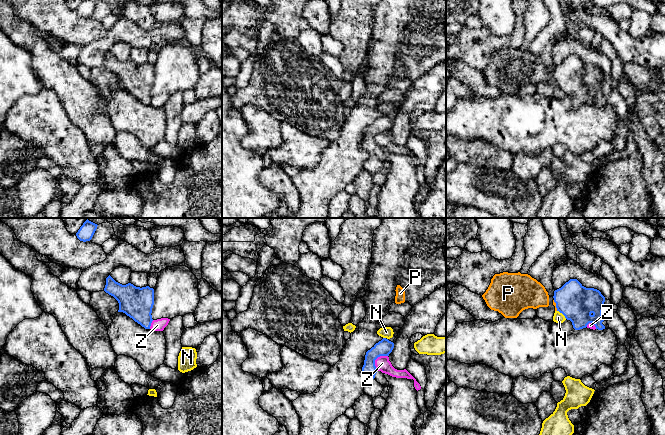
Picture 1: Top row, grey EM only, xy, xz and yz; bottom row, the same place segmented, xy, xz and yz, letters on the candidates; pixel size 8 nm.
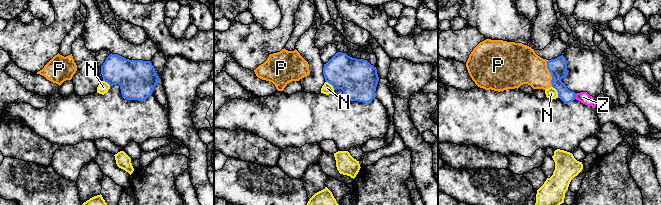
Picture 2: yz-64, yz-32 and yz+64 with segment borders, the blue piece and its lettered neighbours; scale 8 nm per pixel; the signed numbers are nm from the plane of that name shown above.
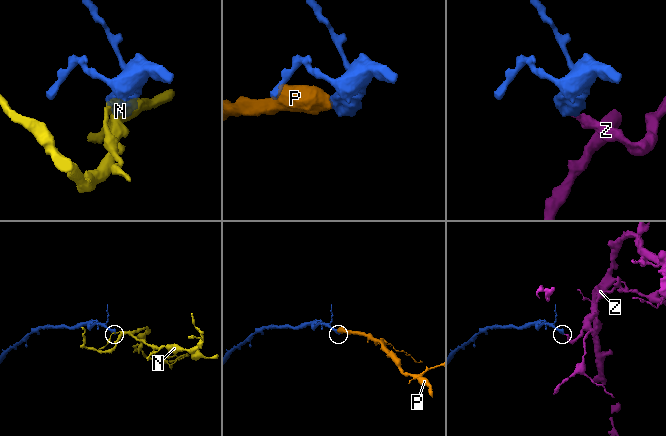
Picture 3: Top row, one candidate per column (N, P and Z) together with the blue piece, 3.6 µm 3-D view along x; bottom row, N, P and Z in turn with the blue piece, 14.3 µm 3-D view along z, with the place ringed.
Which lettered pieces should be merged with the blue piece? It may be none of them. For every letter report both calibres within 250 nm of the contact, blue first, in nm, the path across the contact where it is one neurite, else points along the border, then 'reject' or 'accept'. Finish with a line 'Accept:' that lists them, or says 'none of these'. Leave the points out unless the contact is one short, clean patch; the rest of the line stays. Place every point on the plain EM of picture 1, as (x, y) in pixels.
N: calibres 280 and 90 nm; border yz (557, 86), (566, 94); reject
P: calibres 280 and 20 nm; way yz (576, 78), (564, 78), (556, 81), (554, 79); accept
Z: calibres 130 and 120 nm; border xz (387, 131), (381, 131), (375, 136), (375, 144), (377, 146); reject
Accept: P

